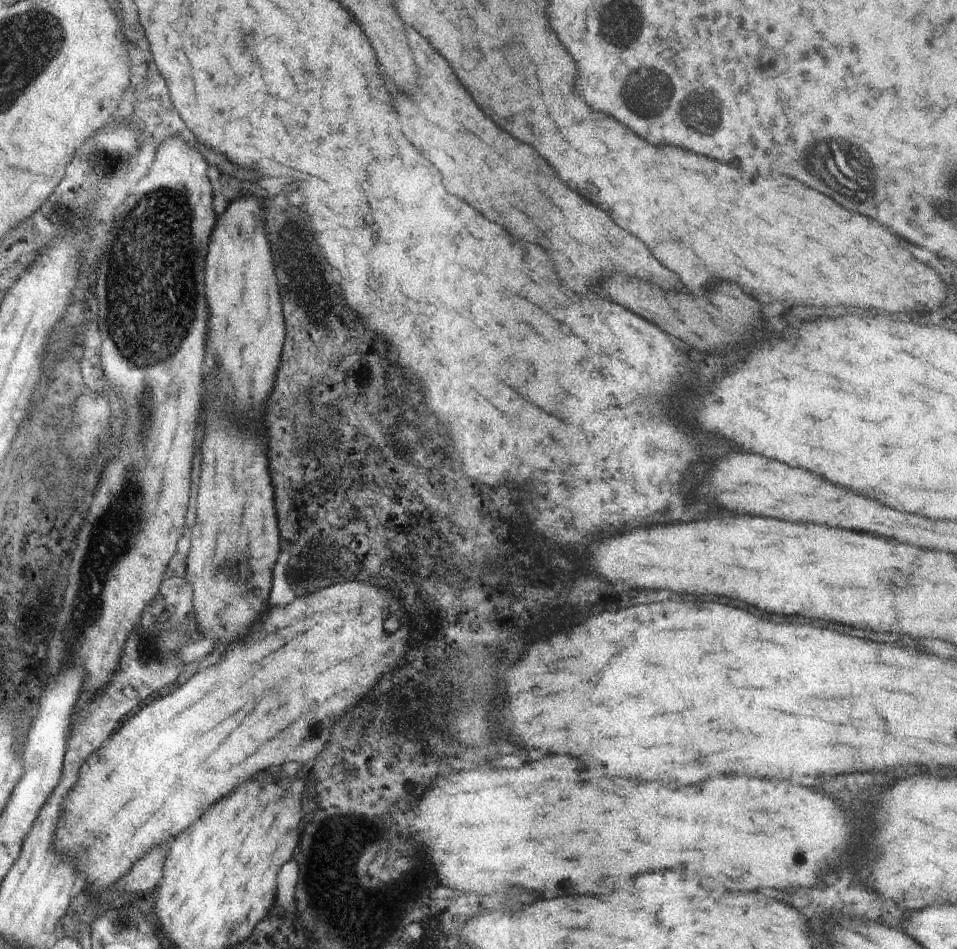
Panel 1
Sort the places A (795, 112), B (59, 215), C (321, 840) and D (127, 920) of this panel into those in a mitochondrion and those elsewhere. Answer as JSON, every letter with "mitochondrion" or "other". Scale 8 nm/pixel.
{"A":"other","B":"mitochondrion","C":"mitochondrion","D":"mitochondrion"}

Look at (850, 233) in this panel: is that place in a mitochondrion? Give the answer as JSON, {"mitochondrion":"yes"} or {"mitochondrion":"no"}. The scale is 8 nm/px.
{"mitochondrion":"no"}

